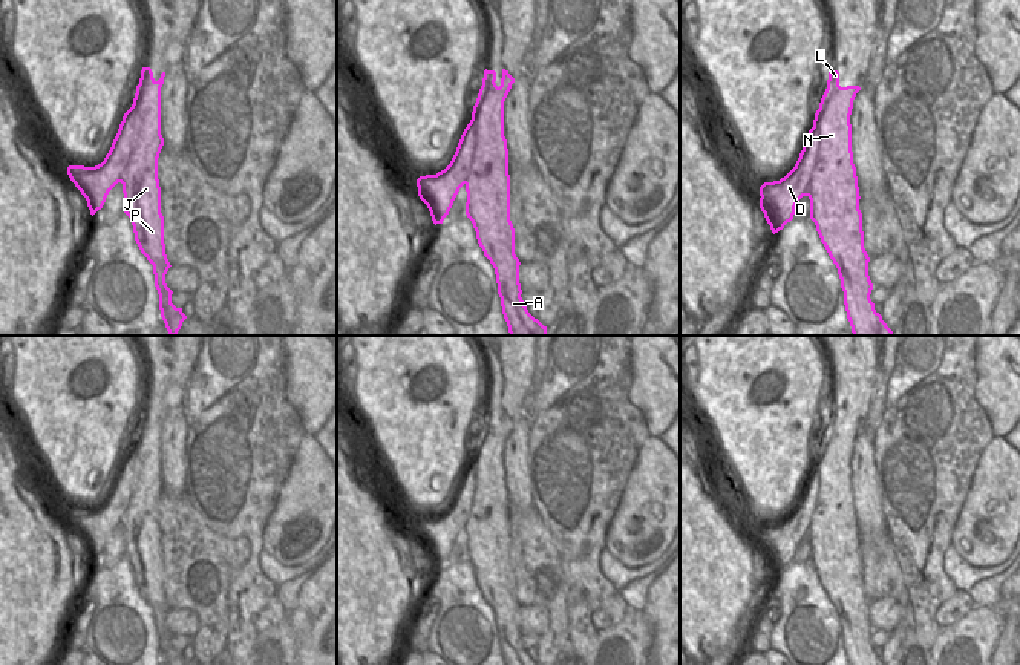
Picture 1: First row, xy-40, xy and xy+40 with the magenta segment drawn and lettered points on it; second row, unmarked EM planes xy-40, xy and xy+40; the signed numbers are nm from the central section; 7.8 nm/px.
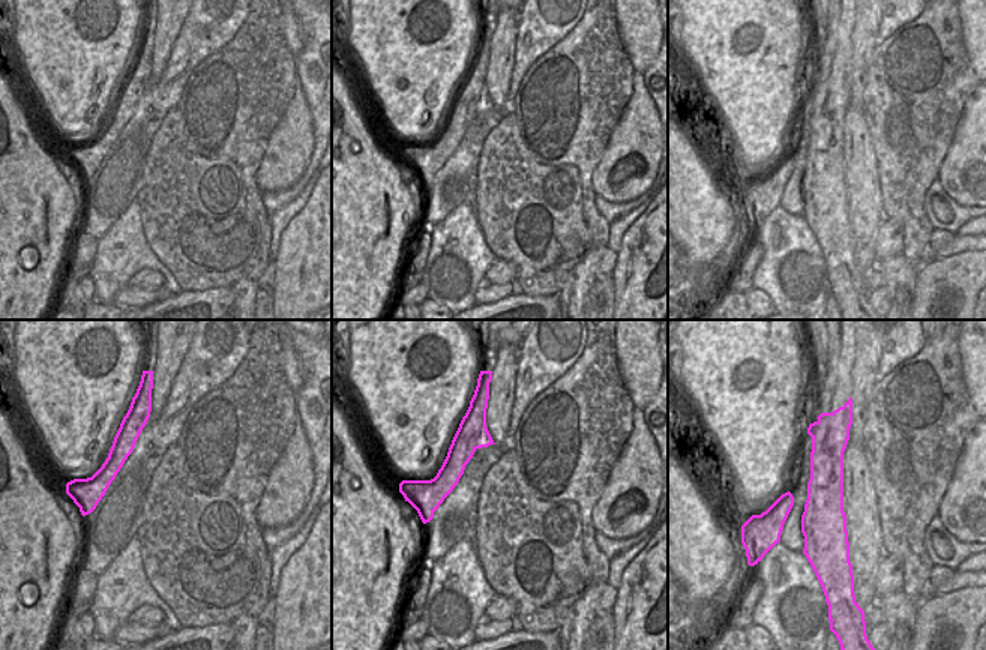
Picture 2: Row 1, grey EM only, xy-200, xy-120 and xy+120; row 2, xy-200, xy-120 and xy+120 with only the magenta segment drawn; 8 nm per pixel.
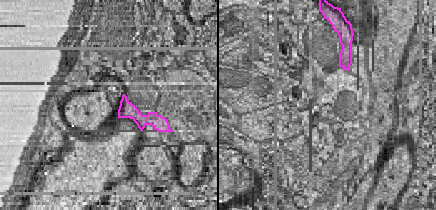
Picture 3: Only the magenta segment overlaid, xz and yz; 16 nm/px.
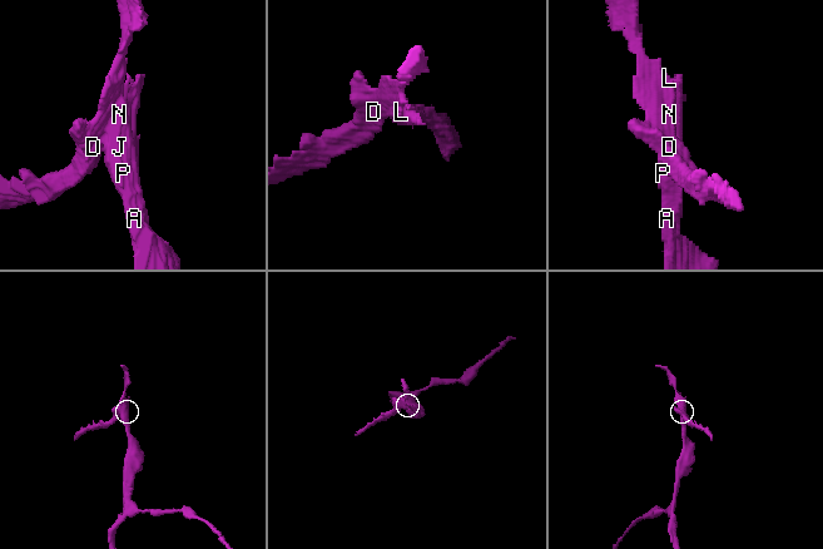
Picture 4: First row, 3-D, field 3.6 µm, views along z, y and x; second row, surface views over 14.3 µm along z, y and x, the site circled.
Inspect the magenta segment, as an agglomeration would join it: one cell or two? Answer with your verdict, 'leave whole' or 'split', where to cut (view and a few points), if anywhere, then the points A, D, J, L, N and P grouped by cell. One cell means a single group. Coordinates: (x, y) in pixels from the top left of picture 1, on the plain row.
split | xy+40 (806, 480), (820, 486), (820, 497), (807, 538) | A J L N P / D

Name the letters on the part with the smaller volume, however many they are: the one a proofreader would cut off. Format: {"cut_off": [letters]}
{"cut_off": ["D"]}

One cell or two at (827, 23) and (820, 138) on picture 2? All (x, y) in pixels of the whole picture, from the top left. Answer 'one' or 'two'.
one

